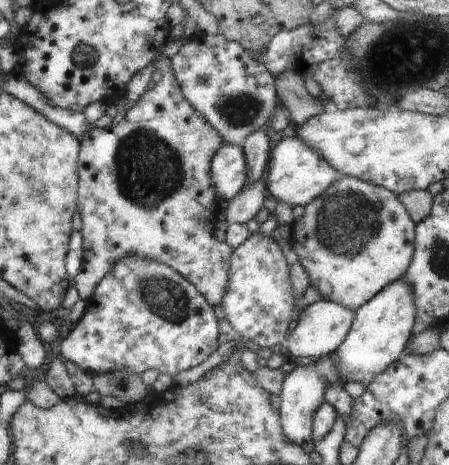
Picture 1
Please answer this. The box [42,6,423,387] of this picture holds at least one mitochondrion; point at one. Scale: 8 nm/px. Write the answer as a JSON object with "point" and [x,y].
{"point":[149,170]}

